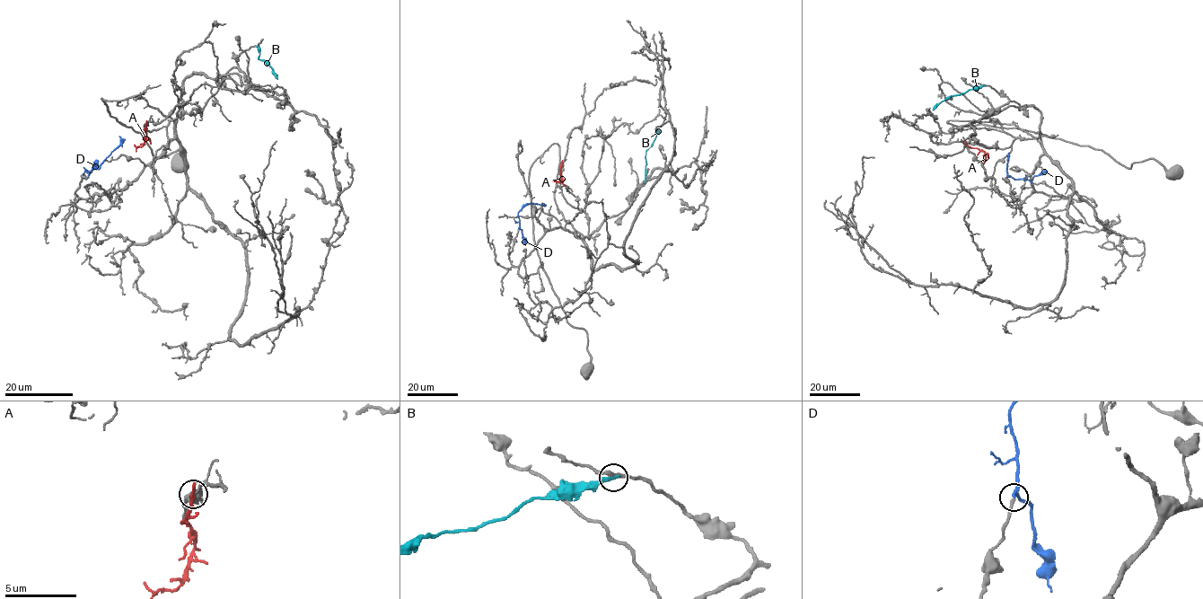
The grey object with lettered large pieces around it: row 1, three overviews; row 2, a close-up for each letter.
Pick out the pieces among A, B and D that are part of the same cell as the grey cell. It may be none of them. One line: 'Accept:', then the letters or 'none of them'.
Accept: none of them

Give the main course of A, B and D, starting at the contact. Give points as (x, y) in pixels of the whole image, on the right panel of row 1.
A: (965, 143), (984, 152), (984, 163)
B: (984, 85), (951, 95), (933, 110)
D: (1031, 183), (1013, 179), (1007, 174), (1008, 153)

